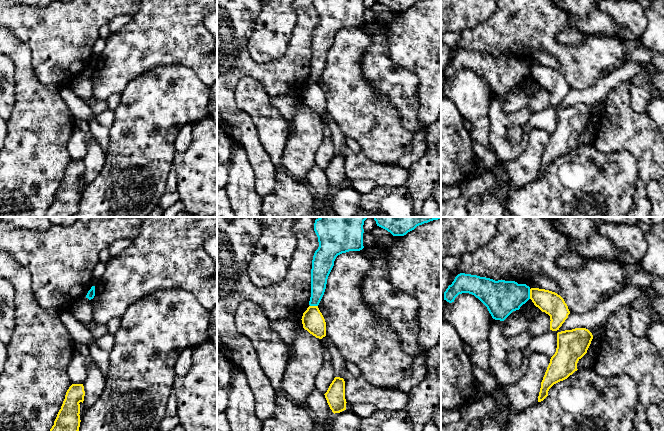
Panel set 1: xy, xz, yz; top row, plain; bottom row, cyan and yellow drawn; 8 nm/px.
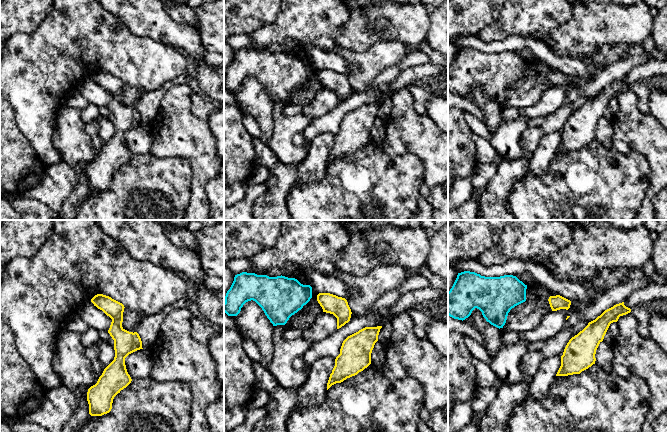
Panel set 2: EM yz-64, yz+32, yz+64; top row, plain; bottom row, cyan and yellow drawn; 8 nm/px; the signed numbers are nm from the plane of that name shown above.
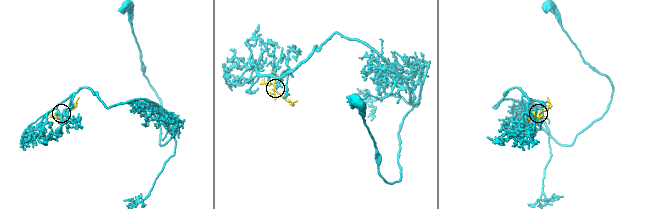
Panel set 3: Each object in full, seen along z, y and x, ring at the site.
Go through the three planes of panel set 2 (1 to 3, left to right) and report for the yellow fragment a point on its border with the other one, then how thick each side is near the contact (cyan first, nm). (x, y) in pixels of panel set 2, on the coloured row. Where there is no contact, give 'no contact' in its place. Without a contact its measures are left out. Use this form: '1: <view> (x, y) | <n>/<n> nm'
1: no contact
2: no contact
3: no contact

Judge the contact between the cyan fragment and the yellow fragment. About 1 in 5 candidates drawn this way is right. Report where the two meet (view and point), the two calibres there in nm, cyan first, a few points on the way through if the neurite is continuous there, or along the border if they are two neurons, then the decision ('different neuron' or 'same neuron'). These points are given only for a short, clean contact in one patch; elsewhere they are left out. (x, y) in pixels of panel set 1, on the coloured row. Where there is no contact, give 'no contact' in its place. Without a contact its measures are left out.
yz (529, 294) | 280/180 nm | along yz (529, 289), (530, 298) | different neuron

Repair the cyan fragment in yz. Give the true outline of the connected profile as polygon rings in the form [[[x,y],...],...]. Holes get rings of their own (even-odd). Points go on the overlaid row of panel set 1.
[[[460,273],[444,292],[449,303],[462,293],[478,298],[488,309],[492,318],[504,321],[513,311],[530,299],[530,287],[515,281],[498,280]]]

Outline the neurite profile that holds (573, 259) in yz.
[[[568,239],[567,254],[556,259],[556,265],[565,269],[579,269],[587,261],[593,260],[581,255],[577,250],[577,243]]]

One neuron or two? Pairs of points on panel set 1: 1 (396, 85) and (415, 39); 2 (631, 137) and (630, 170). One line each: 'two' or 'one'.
1: two
2: two

